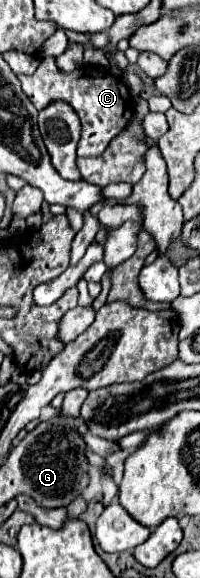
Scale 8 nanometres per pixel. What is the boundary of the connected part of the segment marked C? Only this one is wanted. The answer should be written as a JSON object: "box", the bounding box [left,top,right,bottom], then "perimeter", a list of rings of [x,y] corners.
{"box":[18,57,134,157],"perimeter":[[[44,57],[34,75],[18,75],[18,79],[22,91],[34,103],[36,109],[44,109],[52,101],[66,101],[78,113],[82,123],[82,137],[78,143],[80,157],[96,157],[104,153],[108,143],[128,125],[134,115],[134,101],[122,79],[112,77],[110,73],[104,73],[92,65],[82,65],[72,73],[62,73],[56,67],[54,57]]]}

